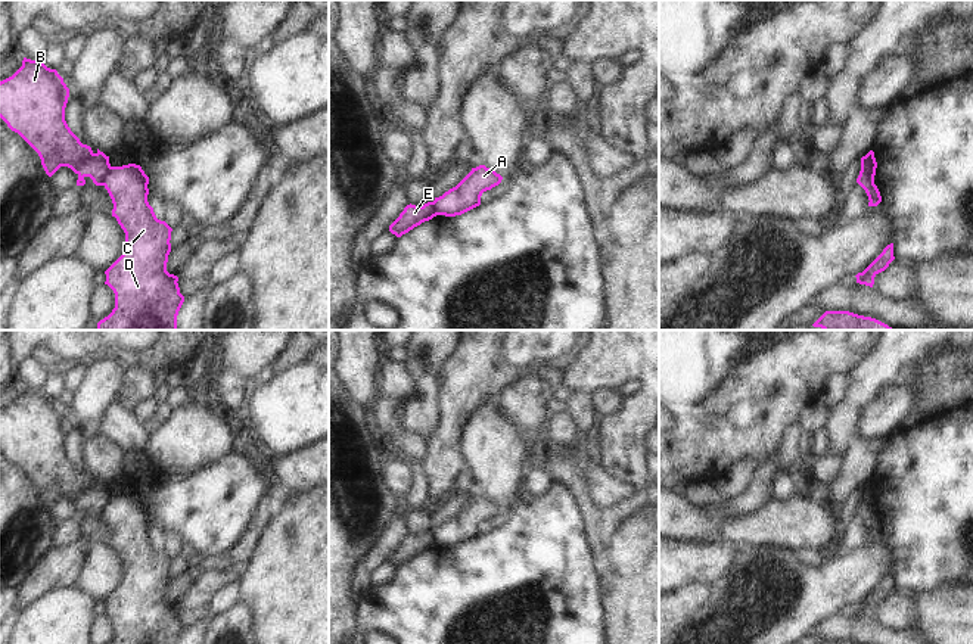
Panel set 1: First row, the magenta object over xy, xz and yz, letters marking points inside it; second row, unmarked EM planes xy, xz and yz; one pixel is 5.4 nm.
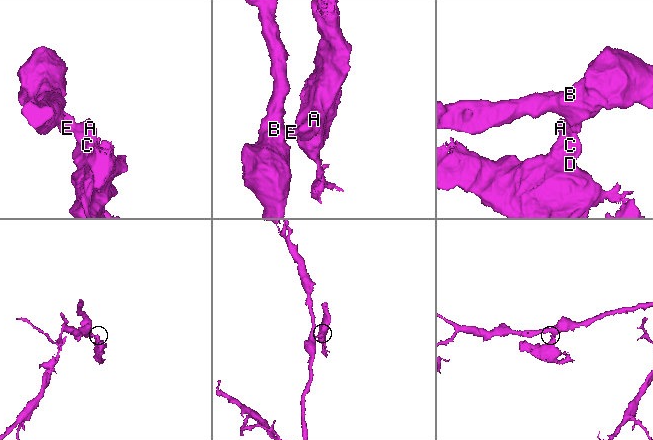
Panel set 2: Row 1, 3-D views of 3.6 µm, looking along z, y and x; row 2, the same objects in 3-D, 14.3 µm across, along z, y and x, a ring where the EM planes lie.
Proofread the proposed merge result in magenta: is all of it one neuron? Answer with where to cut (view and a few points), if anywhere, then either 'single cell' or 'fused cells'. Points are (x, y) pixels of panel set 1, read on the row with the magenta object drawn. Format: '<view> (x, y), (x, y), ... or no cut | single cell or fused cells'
xy (112, 167), (102, 184) | fused cells

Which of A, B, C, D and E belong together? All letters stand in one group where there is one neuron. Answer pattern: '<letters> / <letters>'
A C D / B E

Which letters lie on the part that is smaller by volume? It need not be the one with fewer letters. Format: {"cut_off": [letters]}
{"cut_off": ["A", "C", "D"]}

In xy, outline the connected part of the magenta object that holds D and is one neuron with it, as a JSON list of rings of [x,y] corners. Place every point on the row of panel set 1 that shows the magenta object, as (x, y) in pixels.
[[[136,164],[112,167],[103,184],[114,203],[112,217],[125,233],[125,246],[122,255],[105,271],[105,284],[115,293],[115,308],[97,323],[97,330],[177,330],[184,296],[180,293],[178,277],[167,271],[172,228],[156,218],[147,202],[147,184],[149,177]]]

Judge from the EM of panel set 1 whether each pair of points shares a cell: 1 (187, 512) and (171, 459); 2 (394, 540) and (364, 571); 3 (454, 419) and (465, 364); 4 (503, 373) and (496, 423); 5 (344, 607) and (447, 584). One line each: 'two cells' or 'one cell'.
1: two cells
2: one cell
3: one cell
4: two cells
5: two cells

